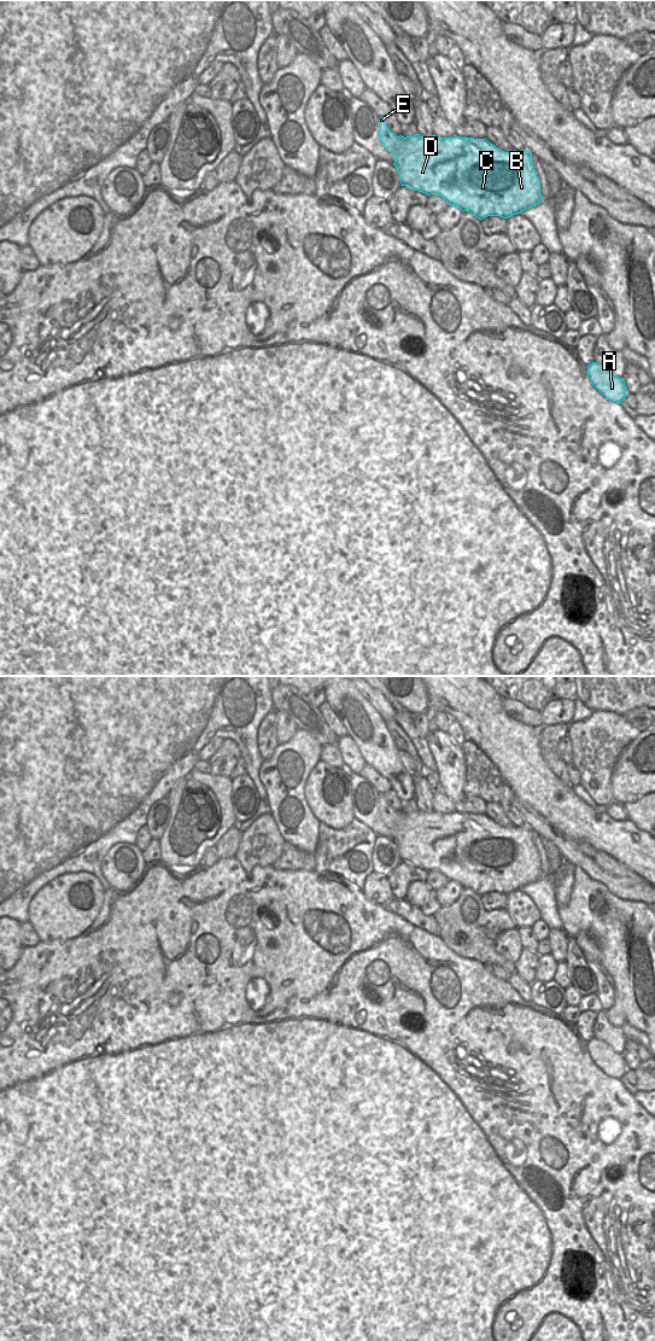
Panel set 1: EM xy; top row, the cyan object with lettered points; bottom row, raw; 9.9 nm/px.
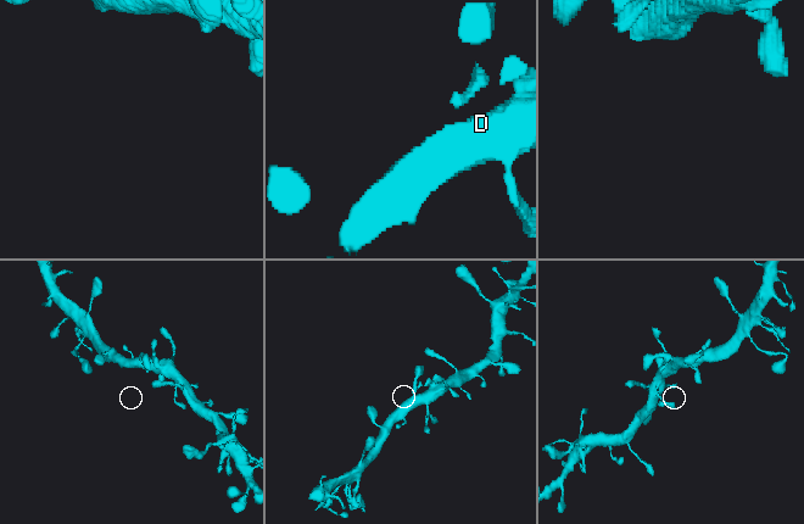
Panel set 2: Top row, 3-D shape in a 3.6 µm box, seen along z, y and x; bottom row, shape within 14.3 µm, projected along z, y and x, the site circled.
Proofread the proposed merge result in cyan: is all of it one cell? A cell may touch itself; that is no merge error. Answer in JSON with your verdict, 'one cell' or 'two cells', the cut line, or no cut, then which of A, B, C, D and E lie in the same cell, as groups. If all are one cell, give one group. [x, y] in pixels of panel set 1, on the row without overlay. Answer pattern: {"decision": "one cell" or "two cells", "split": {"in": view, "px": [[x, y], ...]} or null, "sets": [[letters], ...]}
{"decision": "one cell", "split": null, "sets": [["A", "B", "C", "D", "E"]]}

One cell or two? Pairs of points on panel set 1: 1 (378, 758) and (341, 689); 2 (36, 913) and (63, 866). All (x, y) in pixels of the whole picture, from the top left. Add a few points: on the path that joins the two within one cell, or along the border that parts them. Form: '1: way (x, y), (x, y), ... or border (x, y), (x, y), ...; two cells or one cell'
1: way (374, 739), (374, 726), (360, 701); one cell
2: border (83, 870), (65, 873), (52, 879), (34, 896); two cells

